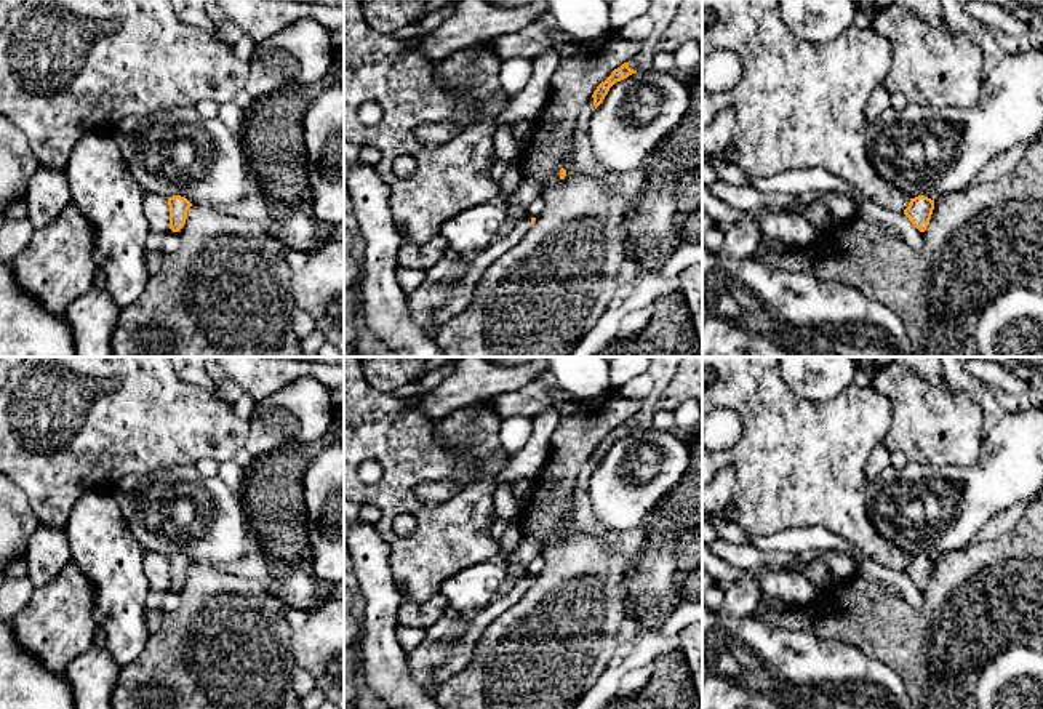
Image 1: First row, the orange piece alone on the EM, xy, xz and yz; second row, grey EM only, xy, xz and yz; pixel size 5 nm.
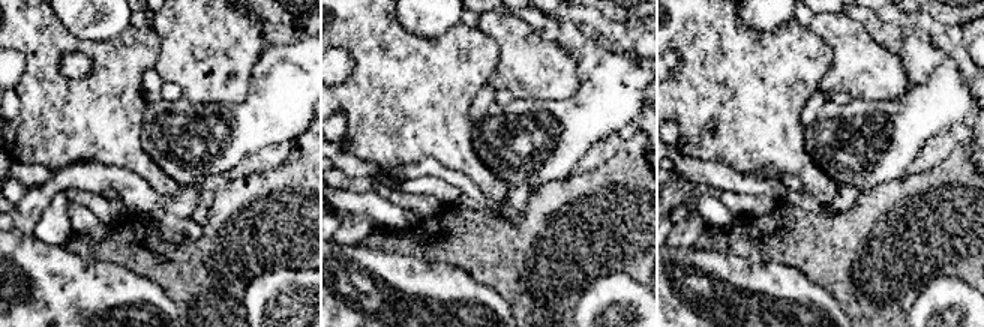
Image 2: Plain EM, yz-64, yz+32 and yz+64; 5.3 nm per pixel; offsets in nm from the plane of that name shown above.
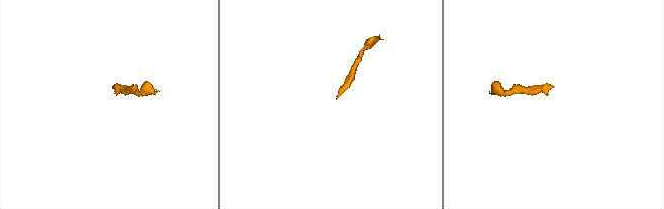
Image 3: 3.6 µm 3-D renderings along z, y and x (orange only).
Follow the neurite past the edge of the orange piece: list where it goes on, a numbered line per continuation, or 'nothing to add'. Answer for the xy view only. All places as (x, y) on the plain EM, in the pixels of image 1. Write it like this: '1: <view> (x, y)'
nothing to add

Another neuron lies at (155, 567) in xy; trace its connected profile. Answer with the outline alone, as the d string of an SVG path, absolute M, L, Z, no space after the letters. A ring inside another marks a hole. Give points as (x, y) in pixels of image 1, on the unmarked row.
M146 552L142 559L142 568L150 589L162 592L170 589L168 557L157 552Z

